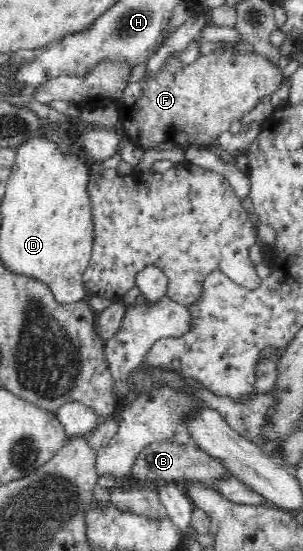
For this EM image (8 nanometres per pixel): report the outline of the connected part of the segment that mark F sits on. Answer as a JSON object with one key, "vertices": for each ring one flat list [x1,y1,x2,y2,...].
{"vertices":[[214,51,213,54,202,56,185,67,181,67,179,60,175,61,173,55,153,78,146,81,142,79,124,87,117,105,123,134,128,137,130,143,145,148,166,142,190,146,193,149,202,148,214,143,217,135,228,132,232,121,241,120,242,116,250,113,266,95,272,95,282,89,282,81,284,69,266,55,260,55,258,51,250,51,250,54]]}

